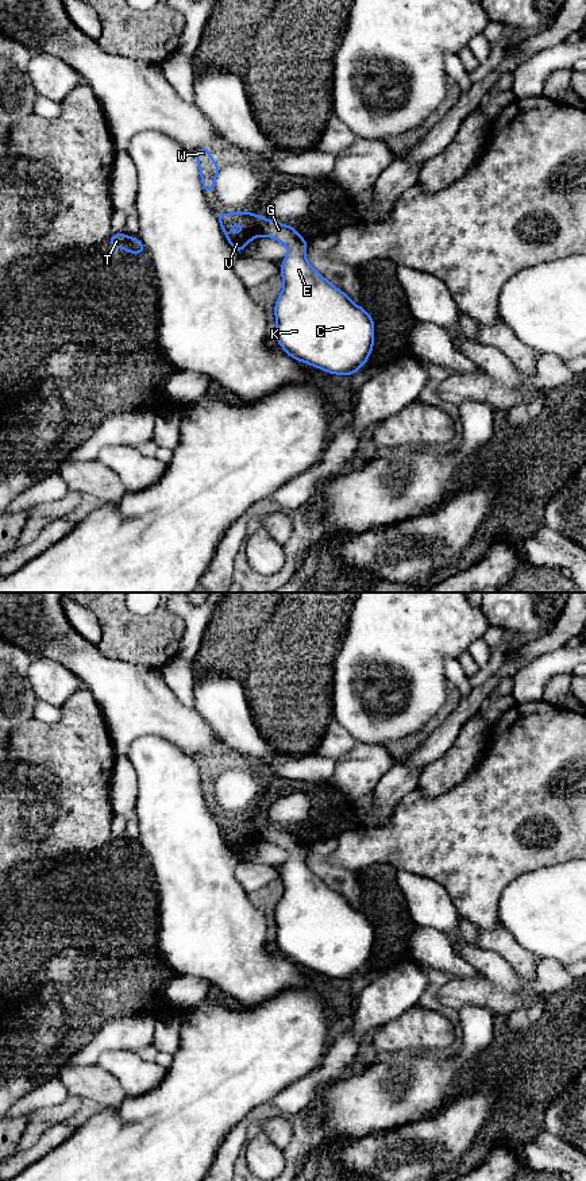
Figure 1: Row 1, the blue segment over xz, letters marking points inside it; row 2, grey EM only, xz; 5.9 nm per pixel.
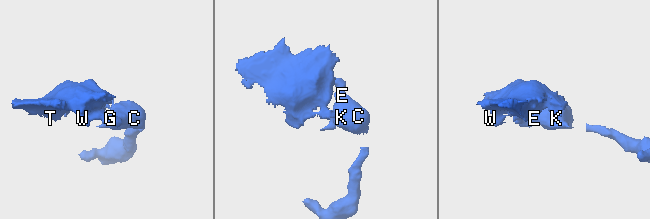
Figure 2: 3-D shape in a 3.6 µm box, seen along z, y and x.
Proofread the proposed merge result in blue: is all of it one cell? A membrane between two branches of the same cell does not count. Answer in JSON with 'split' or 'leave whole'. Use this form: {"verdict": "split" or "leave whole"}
{"verdict": "split"}

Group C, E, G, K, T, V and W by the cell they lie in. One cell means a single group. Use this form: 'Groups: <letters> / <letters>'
Groups: C E G K / T V W

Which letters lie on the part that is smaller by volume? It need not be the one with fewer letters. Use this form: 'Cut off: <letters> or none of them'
Cut off: T, V, W

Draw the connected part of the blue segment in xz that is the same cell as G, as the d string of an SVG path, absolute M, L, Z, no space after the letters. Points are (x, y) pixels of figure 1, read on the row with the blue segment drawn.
M259 217L262 235L288 247L279 270L284 289L274 305L275 339L296 360L329 374L352 375L374 346L374 320L305 259L308 242L293 225Z

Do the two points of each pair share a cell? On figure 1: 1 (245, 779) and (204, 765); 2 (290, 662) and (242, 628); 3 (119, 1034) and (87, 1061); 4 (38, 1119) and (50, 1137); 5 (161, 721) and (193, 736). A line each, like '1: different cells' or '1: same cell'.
1: different cells
2: same cell
3: same cell
4: different cells
5: same cell

